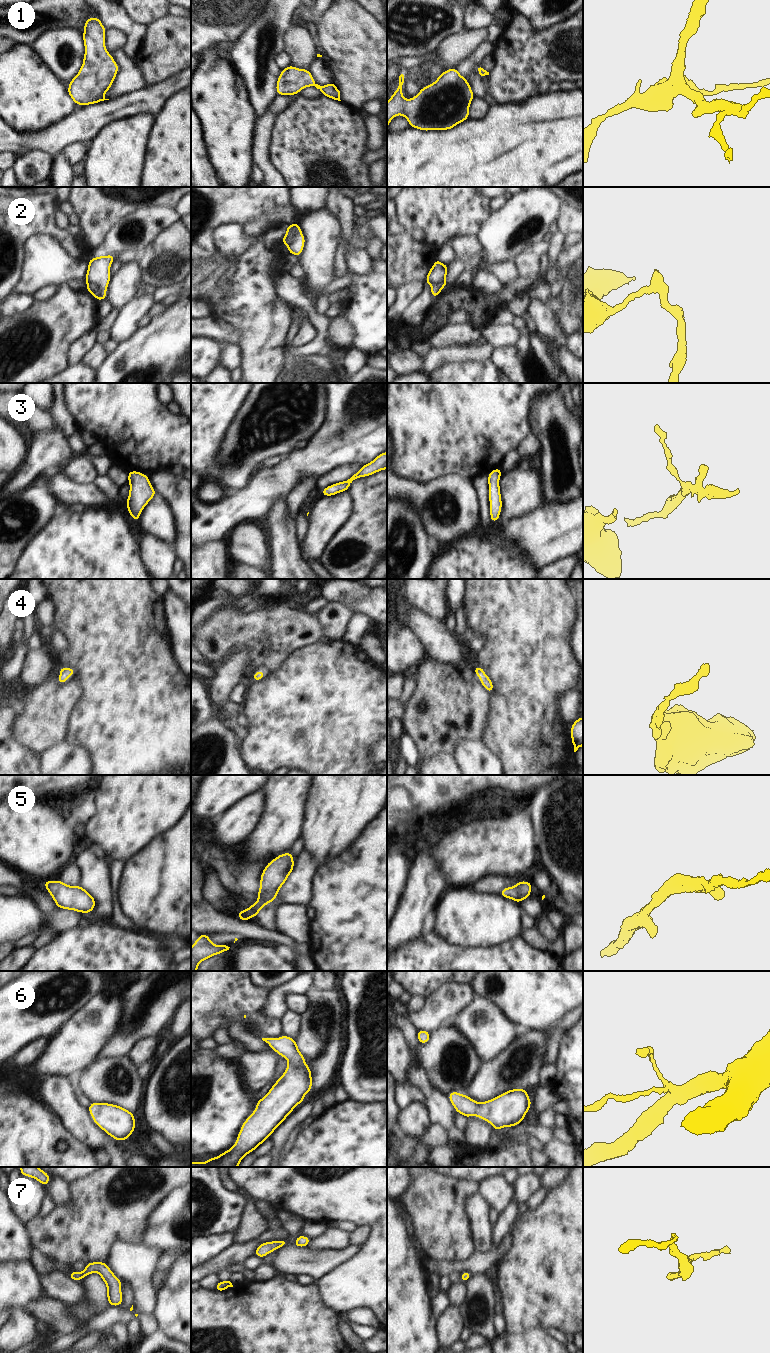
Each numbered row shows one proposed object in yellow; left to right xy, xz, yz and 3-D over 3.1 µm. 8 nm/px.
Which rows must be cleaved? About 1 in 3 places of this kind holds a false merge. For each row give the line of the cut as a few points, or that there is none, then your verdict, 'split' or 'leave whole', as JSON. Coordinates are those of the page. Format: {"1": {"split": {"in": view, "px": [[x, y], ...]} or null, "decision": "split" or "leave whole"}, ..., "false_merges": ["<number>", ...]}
{"1": {"split": null, "decision": "leave whole"}, "2": {"split": {"in": "xy", "px": [[87, 282], [97, 287], [97, 298]]}, "decision": "split"}, "3": {"split": null, "decision": "leave whole"}, "4": {"split": null, "decision": "leave whole"}, "5": {"split": null, "decision": "leave whole"}, "6": {"split": null, "decision": "leave whole"}, "7": {"split": null, "decision": "leave whole"}, "false_merges": ["2"]}

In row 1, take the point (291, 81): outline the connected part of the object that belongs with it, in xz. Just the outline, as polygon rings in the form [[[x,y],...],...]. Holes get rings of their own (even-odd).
[[[290,65],[281,69],[277,79],[276,93],[280,95],[297,95],[305,87],[315,86],[323,96],[334,100],[340,100],[340,91],[335,83],[328,83],[325,86],[318,85],[309,69],[298,69]]]

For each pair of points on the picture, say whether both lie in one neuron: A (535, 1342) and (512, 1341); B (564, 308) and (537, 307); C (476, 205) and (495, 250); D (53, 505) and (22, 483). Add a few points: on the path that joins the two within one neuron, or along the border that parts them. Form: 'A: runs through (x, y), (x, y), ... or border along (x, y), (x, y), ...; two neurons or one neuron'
A: runs through (529, 1342), (518, 1342); one neuron
B: border along (555, 311), (561, 330), (564, 333); two neurons
C: border along (492, 212), (475, 235); two neurons
D: border along (44, 474), (37, 477), (22, 491), (10, 497); two neurons

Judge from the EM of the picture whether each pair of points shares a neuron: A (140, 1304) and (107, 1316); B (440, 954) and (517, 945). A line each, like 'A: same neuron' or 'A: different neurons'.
A: same neuron
B: same neuron

